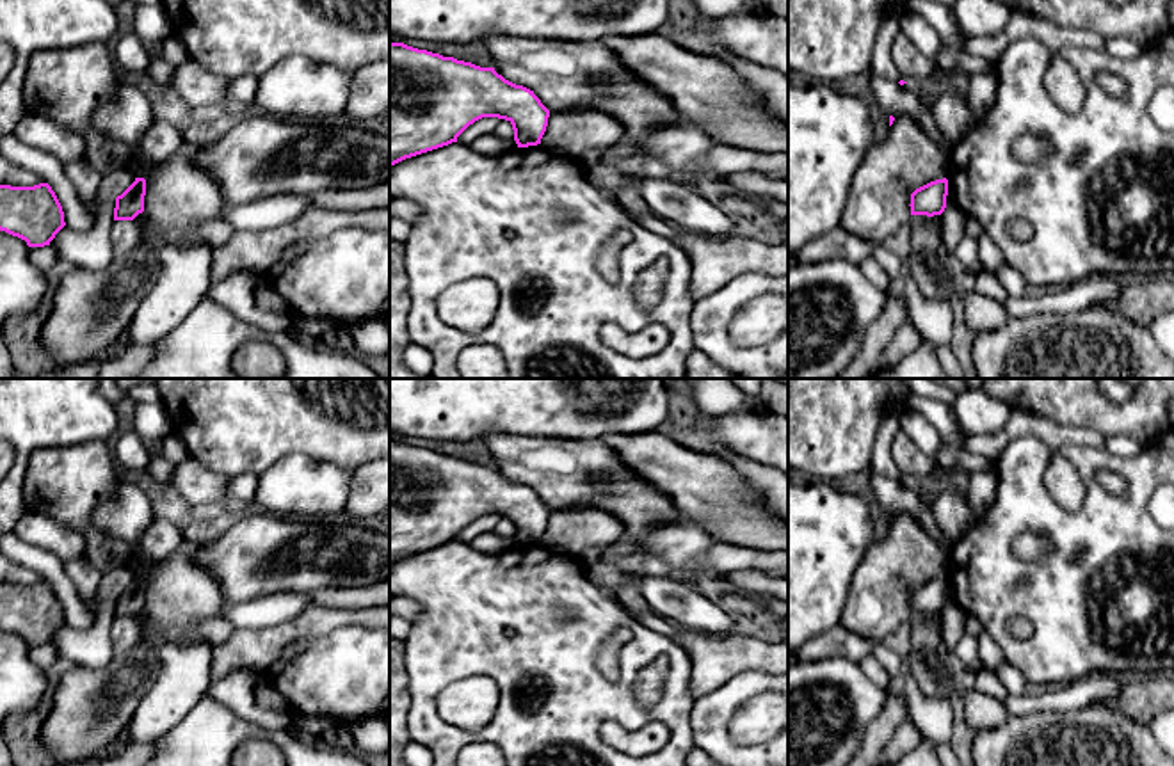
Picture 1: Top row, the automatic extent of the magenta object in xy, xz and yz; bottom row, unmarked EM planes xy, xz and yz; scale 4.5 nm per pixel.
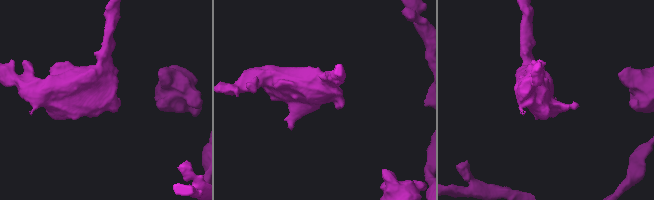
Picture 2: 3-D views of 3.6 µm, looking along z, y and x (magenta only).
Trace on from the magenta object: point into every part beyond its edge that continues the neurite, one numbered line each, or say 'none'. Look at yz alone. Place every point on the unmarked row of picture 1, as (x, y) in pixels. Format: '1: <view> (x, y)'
none

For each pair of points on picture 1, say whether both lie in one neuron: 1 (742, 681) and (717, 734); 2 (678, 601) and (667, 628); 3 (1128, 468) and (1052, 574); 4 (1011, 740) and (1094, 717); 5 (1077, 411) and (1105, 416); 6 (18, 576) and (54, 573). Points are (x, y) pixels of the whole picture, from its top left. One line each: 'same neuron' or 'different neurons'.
1: same neuron
2: different neurons
3: same neuron
4: same neuron
5: same neuron
6: different neurons

